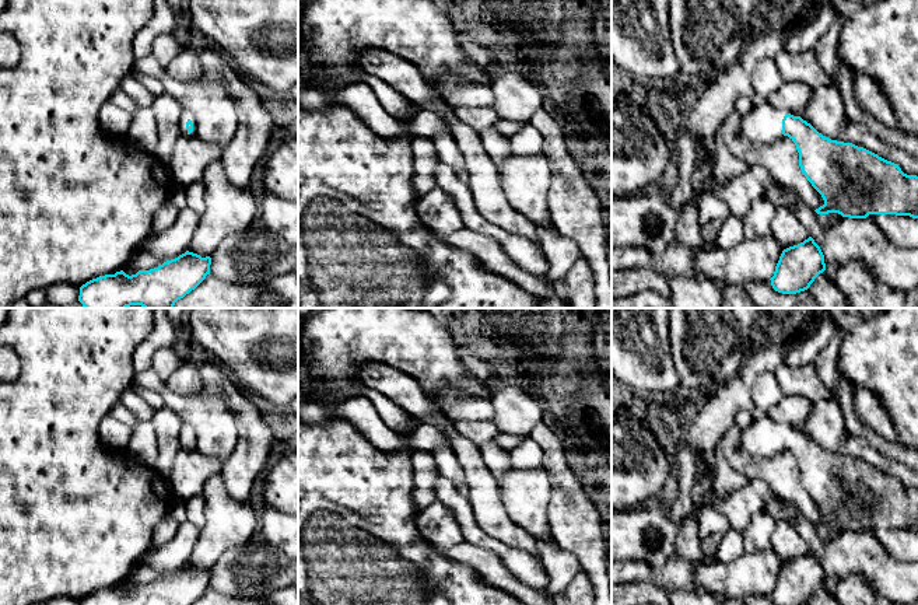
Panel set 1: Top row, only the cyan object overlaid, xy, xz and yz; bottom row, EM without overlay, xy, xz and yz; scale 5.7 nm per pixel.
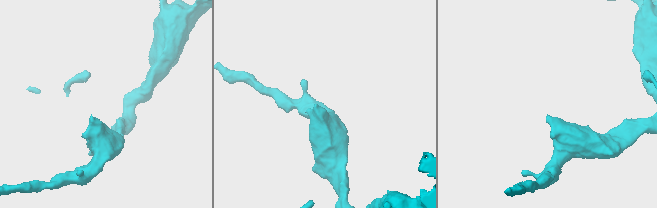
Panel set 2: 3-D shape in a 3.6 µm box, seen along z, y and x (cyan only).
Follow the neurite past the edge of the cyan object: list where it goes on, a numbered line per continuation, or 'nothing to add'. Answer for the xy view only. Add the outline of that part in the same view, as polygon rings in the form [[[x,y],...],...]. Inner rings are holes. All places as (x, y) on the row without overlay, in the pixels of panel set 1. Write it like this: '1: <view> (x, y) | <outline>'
1: xy (185, 427) | [[[185,422],[179,430],[179,445],[182,450],[197,450],[196,431],[190,424]]]

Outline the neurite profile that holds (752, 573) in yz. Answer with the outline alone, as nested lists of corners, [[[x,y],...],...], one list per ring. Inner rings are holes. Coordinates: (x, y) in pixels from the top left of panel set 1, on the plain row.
[[[772,548],[756,553],[744,552],[732,562],[695,567],[693,580],[698,588],[718,598],[743,599],[749,595],[770,594],[782,564]]]

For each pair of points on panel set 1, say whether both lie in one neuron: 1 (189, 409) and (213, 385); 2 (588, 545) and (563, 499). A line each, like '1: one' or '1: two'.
1: two
2: one

